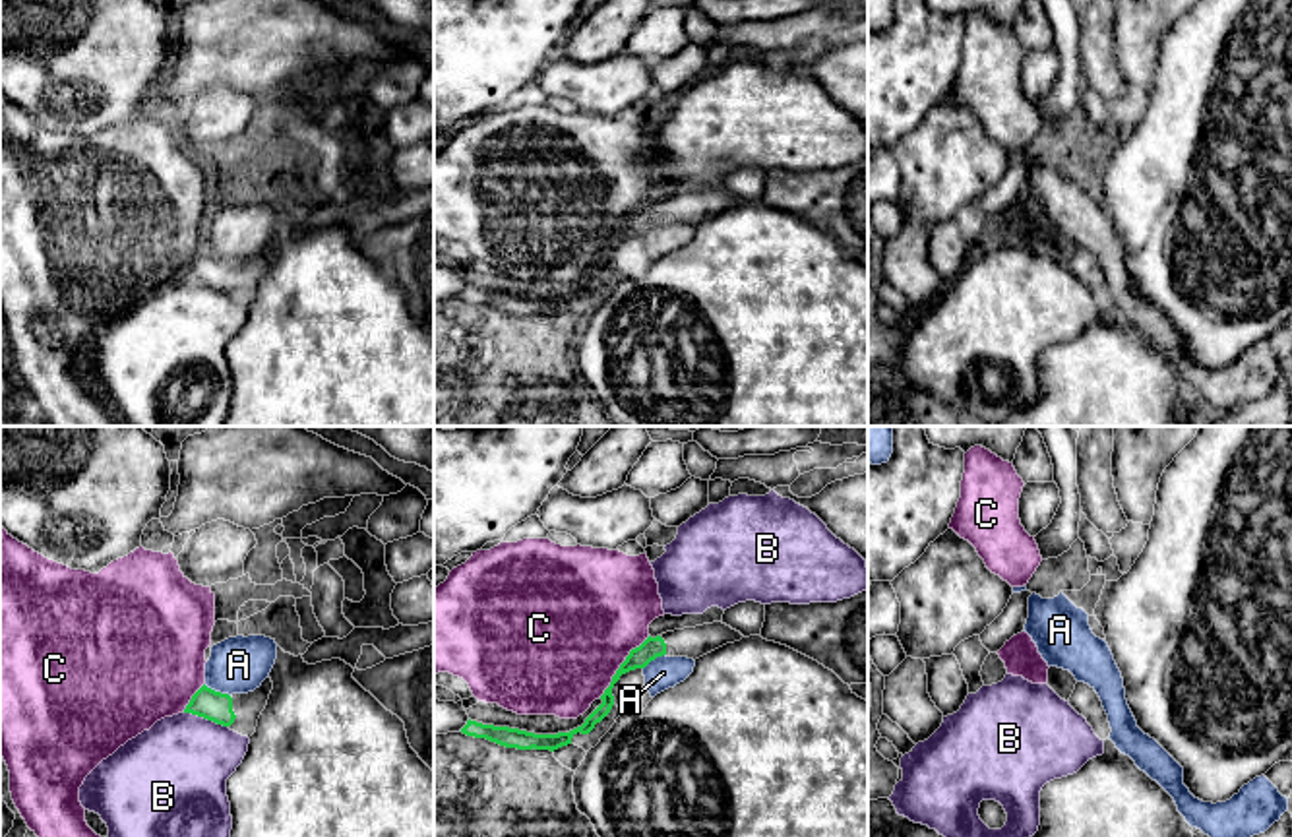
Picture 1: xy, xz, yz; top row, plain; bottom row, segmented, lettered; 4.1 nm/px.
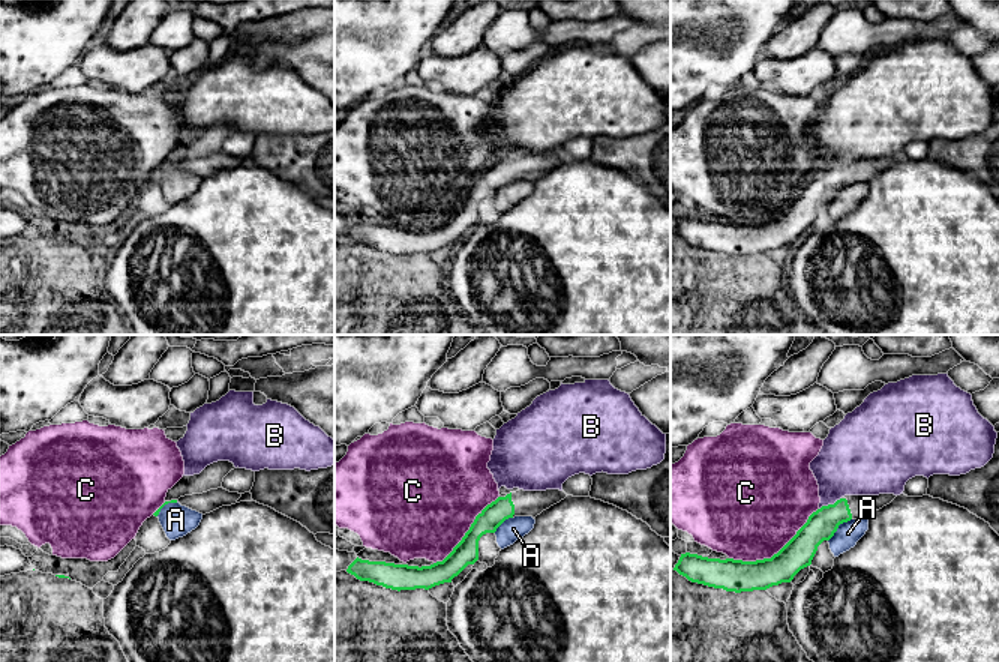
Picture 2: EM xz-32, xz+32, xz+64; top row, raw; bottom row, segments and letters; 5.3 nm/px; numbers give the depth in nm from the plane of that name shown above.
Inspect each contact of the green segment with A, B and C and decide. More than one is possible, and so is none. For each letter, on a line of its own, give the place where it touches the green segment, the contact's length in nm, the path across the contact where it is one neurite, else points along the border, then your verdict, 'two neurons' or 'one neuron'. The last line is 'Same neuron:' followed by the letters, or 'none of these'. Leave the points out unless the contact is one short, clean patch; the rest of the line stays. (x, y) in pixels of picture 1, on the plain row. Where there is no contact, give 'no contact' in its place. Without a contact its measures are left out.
A: xy (217, 258) | 120 nm | along xy (204, 250), (229, 262) | two neurons
B: xy (206, 283) | 200 nm | two neurons
C: xz (620, 231) | 340 nm | two neurons
Same neuron: none of these

